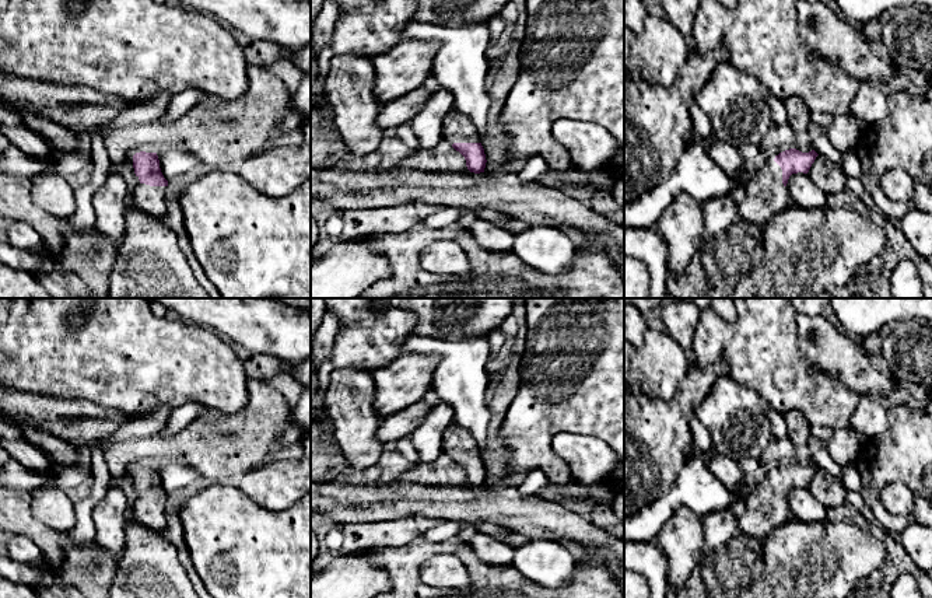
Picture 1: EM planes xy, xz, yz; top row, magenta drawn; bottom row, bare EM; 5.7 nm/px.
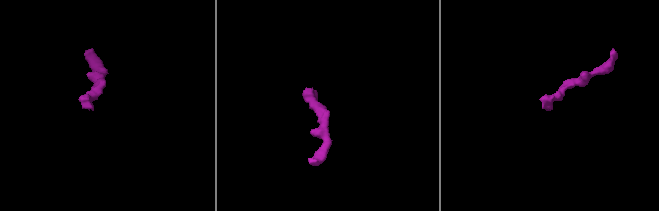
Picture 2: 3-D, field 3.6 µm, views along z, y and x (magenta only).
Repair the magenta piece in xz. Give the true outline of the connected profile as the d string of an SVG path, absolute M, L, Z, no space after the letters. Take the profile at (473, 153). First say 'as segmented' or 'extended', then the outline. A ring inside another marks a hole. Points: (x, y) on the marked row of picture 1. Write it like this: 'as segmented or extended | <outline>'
extended | M452 108L444 119L444 137L465 157L470 172L484 172L487 160L472 119Z

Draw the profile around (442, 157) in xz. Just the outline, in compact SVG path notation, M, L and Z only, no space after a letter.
M444 137L431 148L417 148L397 162L396 168L424 172L469 174L465 157Z

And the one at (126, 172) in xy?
M112 162L108 172L109 172L109 175L112 175L112 174L119 175L126 182L127 193L130 196L137 185L137 176L134 174L134 168L130 165Z

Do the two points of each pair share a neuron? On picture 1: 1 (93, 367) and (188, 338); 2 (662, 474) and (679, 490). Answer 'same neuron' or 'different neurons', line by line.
1: same neuron
2: different neurons

